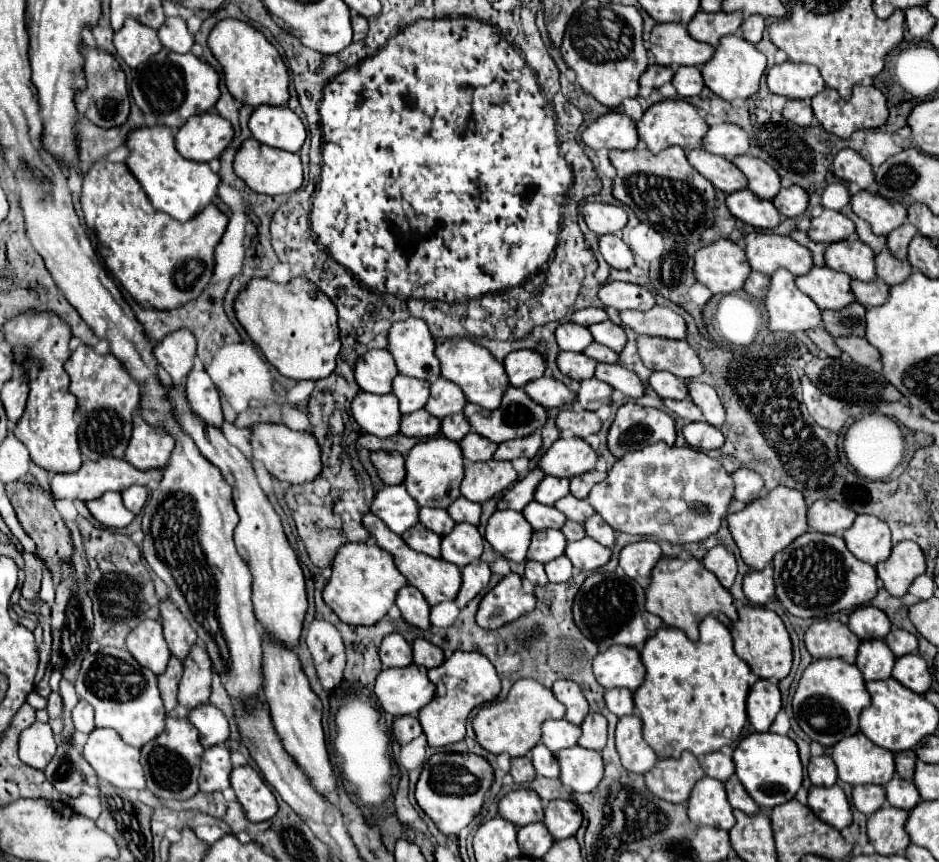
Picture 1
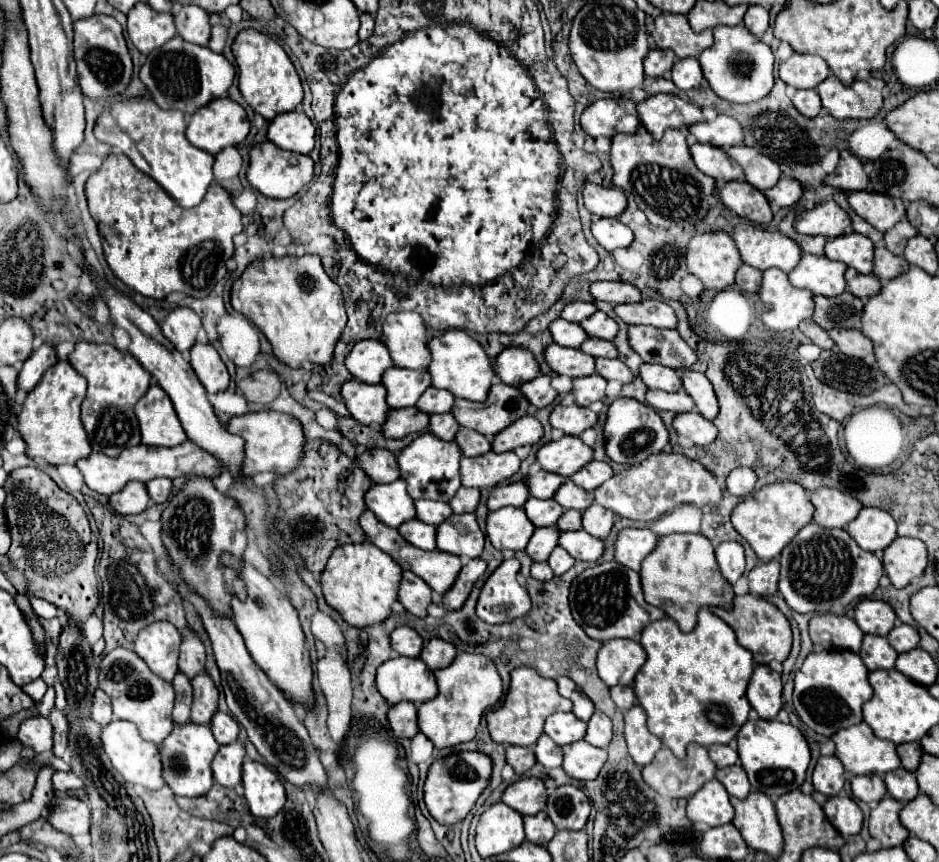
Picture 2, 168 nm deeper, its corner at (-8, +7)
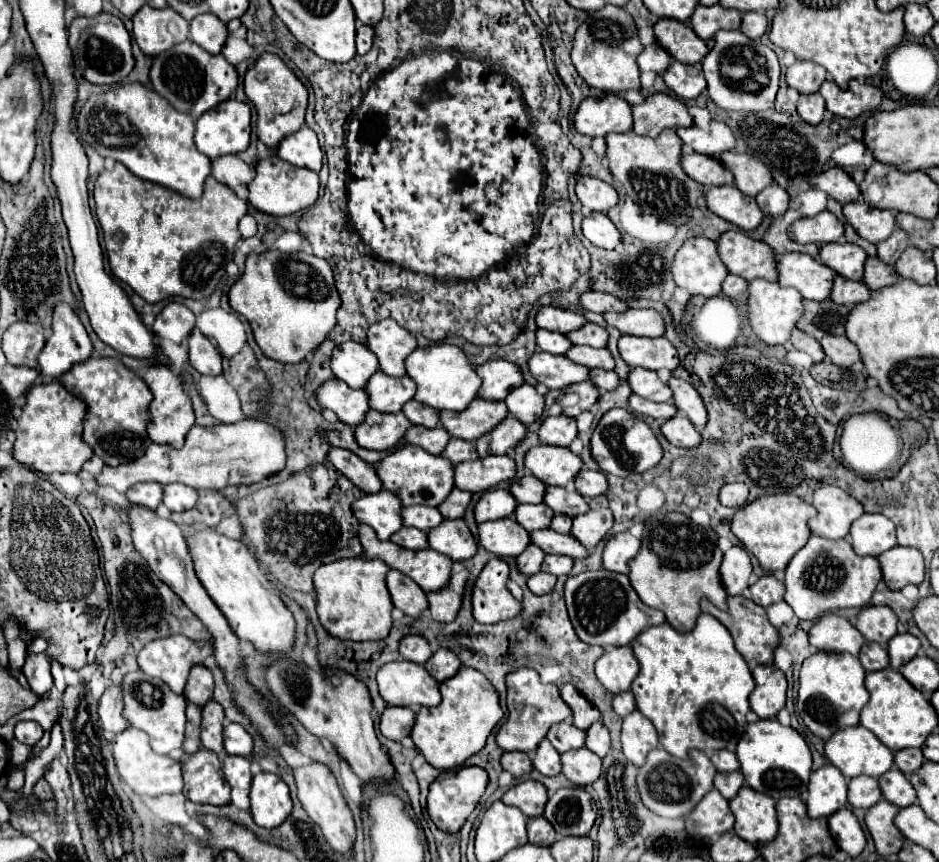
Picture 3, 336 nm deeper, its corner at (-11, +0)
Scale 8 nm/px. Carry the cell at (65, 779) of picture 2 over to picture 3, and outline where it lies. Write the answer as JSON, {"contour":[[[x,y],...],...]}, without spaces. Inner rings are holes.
{"contour":[[[42,777],[42,779],[38,779],[38,783],[34,785],[34,795],[40,799],[40,801],[46,801],[46,799],[50,799],[52,797],[52,791],[50,791],[50,787],[48,787],[48,781]]]}

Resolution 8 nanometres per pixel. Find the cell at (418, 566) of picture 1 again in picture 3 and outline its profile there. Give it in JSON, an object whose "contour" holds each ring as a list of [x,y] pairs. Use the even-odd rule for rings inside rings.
{"contour":[[[360,525],[358,529],[358,537],[364,549],[364,557],[366,559],[380,559],[384,561],[390,569],[396,569],[404,575],[408,575],[412,581],[416,581],[424,591],[438,591],[442,587],[448,585],[450,579],[450,569],[452,569],[452,559],[440,555],[438,551],[432,549],[420,549],[420,551],[410,551],[410,549],[402,549],[400,545],[392,543],[392,541],[380,541],[374,533],[372,527],[368,525]]]}

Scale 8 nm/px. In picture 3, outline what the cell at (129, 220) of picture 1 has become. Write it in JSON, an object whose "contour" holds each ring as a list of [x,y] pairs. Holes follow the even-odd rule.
{"contour":[[[116,163],[112,171],[104,171],[96,179],[94,187],[96,217],[104,231],[110,271],[116,279],[130,285],[148,303],[158,303],[168,297],[210,297],[218,281],[226,273],[226,265],[234,257],[234,245],[240,239],[238,221],[246,215],[246,201],[242,201],[228,185],[218,183],[214,177],[206,179],[204,195],[200,199],[188,199],[176,191],[164,189],[152,181],[134,177],[122,163]]]}

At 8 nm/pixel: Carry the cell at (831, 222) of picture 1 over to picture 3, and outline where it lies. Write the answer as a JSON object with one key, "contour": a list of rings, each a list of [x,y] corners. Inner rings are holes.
{"contour":[[[822,211],[814,217],[794,221],[790,225],[790,235],[796,243],[826,245],[832,241],[840,241],[844,237],[844,227],[830,211]]]}

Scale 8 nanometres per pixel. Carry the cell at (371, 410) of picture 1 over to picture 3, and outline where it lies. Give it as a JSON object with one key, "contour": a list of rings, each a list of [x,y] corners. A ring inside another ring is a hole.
{"contour":[[[328,379],[316,389],[316,401],[322,409],[330,409],[338,419],[350,427],[364,421],[368,407],[368,393],[364,389],[350,389],[340,379]]]}

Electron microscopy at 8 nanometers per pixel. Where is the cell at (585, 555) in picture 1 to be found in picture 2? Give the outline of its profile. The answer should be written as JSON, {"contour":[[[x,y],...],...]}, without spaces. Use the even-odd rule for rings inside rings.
{"contour":[[[585,530],[561,532],[559,546],[563,546],[575,560],[583,560],[583,562],[597,562],[605,550],[603,540],[589,536],[589,532]]]}

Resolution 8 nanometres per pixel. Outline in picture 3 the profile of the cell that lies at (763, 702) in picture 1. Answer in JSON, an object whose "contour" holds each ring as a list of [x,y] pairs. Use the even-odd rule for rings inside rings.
{"contour":[[[756,665],[752,669],[756,689],[750,693],[750,709],[760,719],[772,719],[786,703],[786,677],[776,665]]]}

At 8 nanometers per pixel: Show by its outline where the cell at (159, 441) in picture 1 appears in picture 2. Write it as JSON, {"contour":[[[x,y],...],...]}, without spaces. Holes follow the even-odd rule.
{"contour":[[[159,386],[149,388],[137,402],[135,414],[145,446],[177,446],[187,440],[169,396]]]}

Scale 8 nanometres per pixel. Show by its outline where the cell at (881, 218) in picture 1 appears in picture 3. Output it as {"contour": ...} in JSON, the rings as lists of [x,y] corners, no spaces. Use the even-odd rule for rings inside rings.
{"contour":[[[864,201],[846,203],[842,207],[846,221],[854,227],[854,231],[870,243],[878,243],[890,237],[896,229],[896,217],[892,211],[884,211],[878,207],[868,207]]]}

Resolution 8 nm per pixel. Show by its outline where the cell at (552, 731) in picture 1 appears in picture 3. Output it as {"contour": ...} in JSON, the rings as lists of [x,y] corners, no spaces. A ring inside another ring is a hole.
{"contour":[[[560,721],[548,731],[548,741],[554,745],[558,753],[566,753],[570,749],[580,749],[584,747],[586,731],[574,727],[570,721]]]}

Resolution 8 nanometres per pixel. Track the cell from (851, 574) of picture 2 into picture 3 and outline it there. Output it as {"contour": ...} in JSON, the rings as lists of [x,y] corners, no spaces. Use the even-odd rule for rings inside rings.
{"contour":[[[812,535],[786,567],[784,601],[794,609],[798,619],[810,621],[832,609],[868,605],[880,579],[882,571],[876,557],[856,555],[846,539],[830,541]]]}

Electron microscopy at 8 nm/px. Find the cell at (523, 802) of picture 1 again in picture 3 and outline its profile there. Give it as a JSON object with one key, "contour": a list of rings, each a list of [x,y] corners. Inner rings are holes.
{"contour":[[[528,779],[528,781],[522,781],[514,787],[510,787],[502,795],[502,801],[506,805],[518,807],[526,817],[540,817],[544,813],[548,795],[546,795],[546,787],[542,783]]]}

